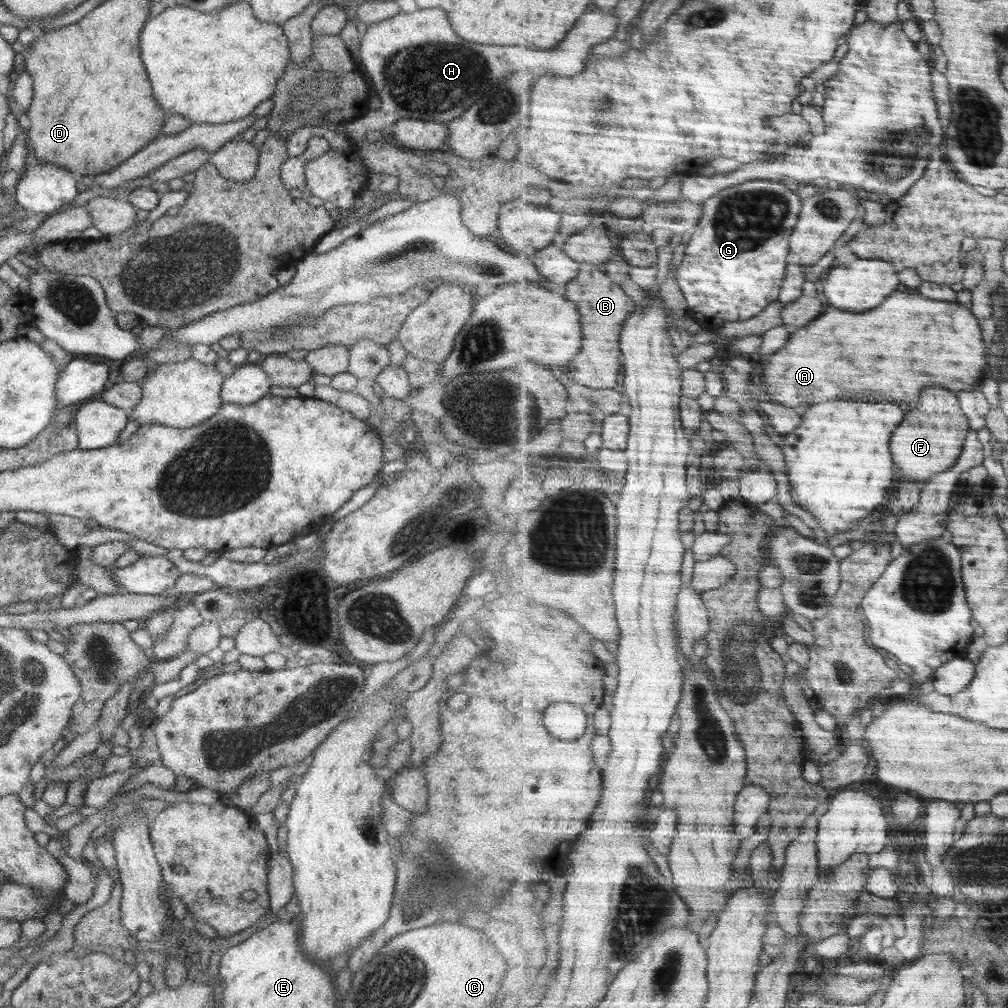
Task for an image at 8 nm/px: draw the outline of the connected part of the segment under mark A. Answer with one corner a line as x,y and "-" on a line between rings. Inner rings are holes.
906,292
892,294
880,308
872,312
868,311
866,314
831,309
828,311
830,314
822,314
822,318
800,328
790,338
790,344
782,348
782,352
776,352
760,361
759,371
755,378
762,387
758,398
763,398
763,400
772,398
778,404
796,408
804,404
812,406
812,404
822,404
828,400
830,402
842,400
844,396
850,400
852,398
860,400
860,394
862,394
864,402
898,400
898,402
908,402
908,410
912,410
920,404
920,396
926,386
944,384
952,388
954,392
980,387
981,381
985,379
982,376
986,372
986,366
991,362
986,362
989,355
986,354
982,328
980,328
978,316
972,310
973,308
969,309
958,301
930,300
930,298
924,298
922,294
916,296
916,294
906,294

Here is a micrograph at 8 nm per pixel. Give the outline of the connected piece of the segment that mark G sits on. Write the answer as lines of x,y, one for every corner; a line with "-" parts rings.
751,180
720,192
704,204
704,220
700,228
696,228
688,256
676,275
689,305
687,313
696,318
704,330
718,332
728,322
754,318
780,300
790,265
791,237
799,224
803,202
796,190
778,180

